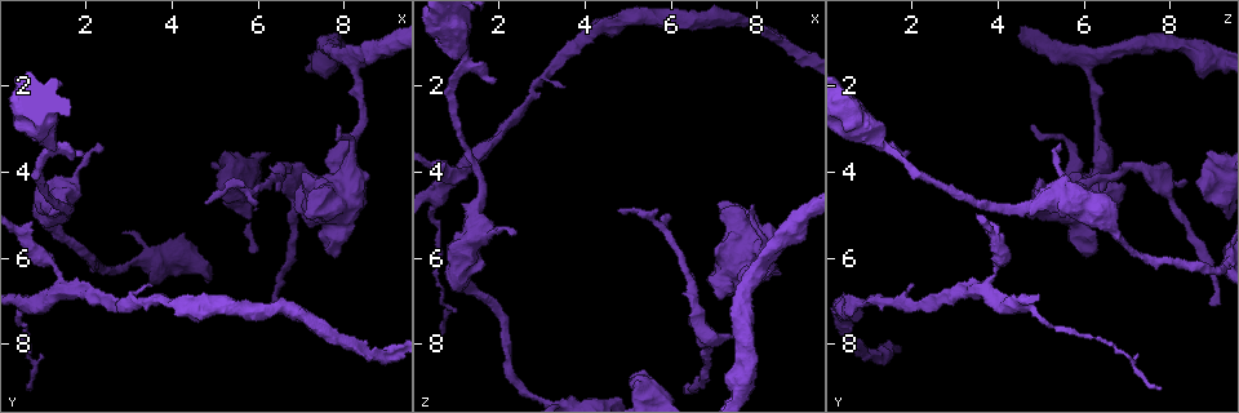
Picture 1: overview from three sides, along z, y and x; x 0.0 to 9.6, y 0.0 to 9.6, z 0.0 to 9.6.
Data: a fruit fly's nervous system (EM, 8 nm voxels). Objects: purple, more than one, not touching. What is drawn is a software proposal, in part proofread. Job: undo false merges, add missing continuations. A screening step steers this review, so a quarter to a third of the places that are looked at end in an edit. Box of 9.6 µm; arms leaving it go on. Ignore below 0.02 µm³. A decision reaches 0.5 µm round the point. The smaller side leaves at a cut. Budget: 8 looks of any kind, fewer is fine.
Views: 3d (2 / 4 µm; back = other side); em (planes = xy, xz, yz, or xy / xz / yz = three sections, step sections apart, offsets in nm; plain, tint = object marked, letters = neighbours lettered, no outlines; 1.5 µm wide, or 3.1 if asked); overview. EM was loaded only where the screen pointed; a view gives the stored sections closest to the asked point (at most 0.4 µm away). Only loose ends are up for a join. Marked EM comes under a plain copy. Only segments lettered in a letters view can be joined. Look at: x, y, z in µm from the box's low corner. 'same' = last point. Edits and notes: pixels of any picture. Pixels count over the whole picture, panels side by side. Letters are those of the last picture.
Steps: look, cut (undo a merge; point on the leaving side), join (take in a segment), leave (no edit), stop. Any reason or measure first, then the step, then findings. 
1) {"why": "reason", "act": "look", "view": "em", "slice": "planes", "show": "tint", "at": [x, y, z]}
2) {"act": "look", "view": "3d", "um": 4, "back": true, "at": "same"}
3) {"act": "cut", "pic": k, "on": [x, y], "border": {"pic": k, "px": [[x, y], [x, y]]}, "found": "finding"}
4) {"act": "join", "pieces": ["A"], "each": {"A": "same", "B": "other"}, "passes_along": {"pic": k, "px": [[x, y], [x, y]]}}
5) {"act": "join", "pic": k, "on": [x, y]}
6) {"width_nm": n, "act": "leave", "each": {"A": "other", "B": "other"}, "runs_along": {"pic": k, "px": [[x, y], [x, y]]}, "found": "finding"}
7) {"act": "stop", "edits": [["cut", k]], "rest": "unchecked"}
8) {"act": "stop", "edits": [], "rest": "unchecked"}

{"why": "free end", "act": "look", "view": "3d", "um": 4, "at": [4.75, 4.70, 4.85]}

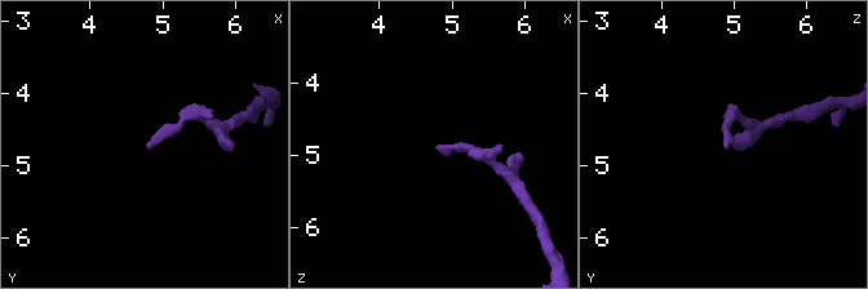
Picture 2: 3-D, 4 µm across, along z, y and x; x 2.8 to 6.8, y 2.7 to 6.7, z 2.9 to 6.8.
{"why": "now the EM", "act": "look", "view": "em", "slice": "planes", "show": "letters", "at": [4.80, 4.75, 4.90]}

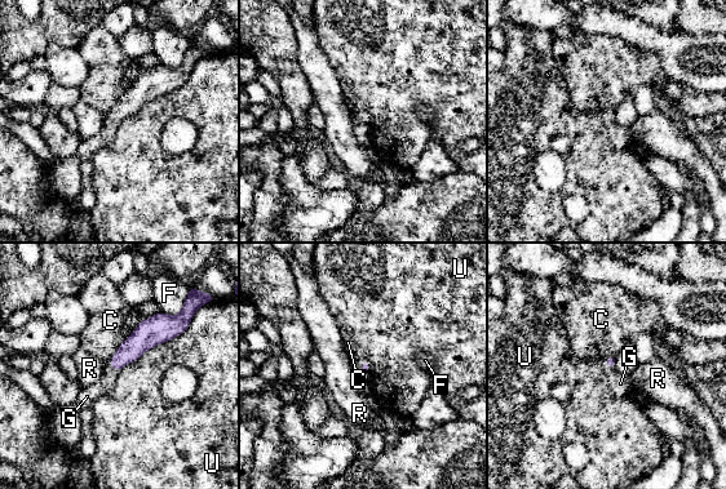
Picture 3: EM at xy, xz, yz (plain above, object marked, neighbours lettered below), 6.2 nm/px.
{"act": "join", "pieces": ["G"], "each": {"C": "other", "F": "other", "G": "same", "R": "other", "U": "other"}, "passes_along": {"pic": 3, "px": [[141, 339], [113, 367], [87, 396]]}, "found": "it goes on there"}

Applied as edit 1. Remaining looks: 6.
{"why": "tapers out", "act": "look", "view": "em", "slice": "yz", "step": 4, "show": "letters", "at": [7.85, 2.90, 4.80]}

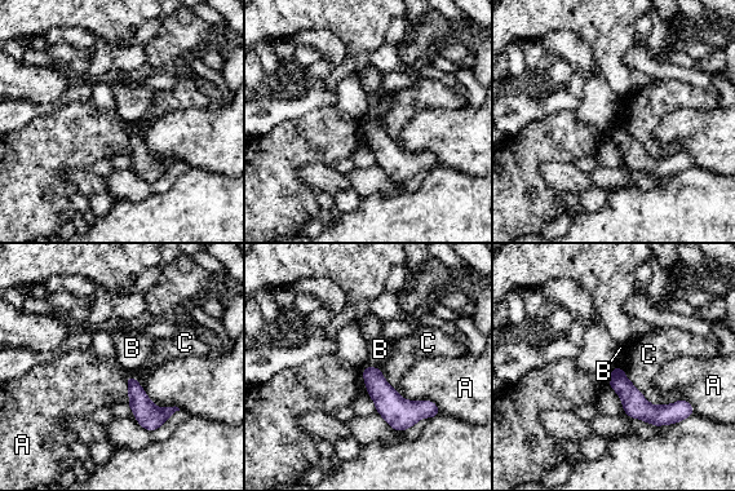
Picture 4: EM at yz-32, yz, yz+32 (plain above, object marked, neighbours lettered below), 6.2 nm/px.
{"longest_contact_nm": ["C", 460], "act": "leave", "each": {"A": "other", "B": "other", "C": "other"}, "border": {"pic": 4, "px": [[127, 377], [158, 407], [180, 410]]}, "found": "no lettered segment goes on from it"}

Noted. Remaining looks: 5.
{"why": "branch stops here", "act": "look", "view": "3d", "um": 2, "at": [3.50, 6.55, 2.00]}

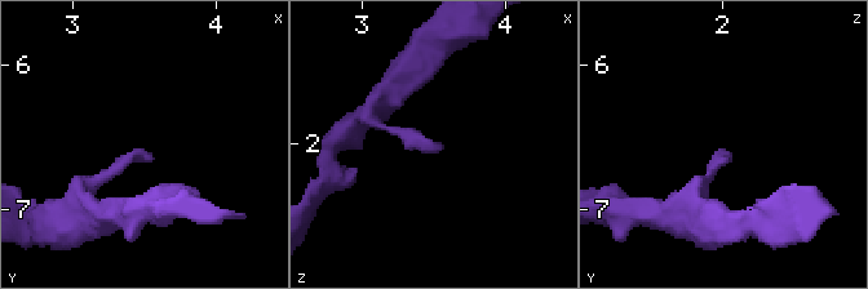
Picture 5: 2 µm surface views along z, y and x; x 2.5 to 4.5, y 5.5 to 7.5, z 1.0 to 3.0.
{"why": "need the tissue", "act": "look", "view": "em", "slice": "xy", "step": 8, "show": "letters", "at": [3.52, 6.60, 2.02]}

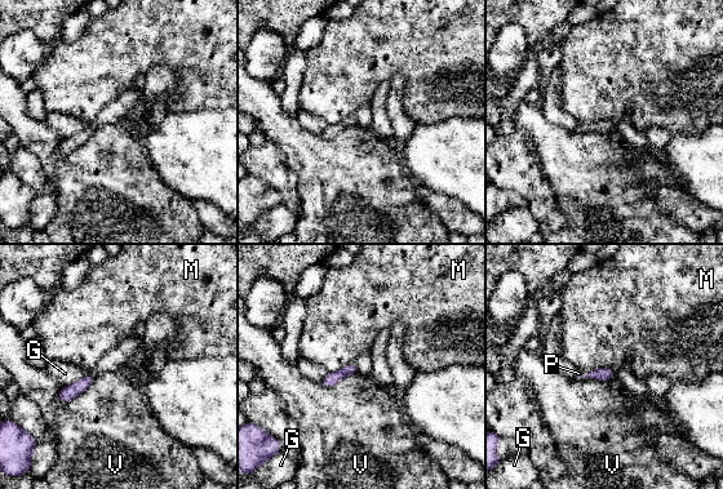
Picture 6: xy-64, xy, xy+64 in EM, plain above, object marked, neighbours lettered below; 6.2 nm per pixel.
{"why": "another direction", "act": "look", "view": "em", "slice": "planes", "show": "letters", "at": "same"}

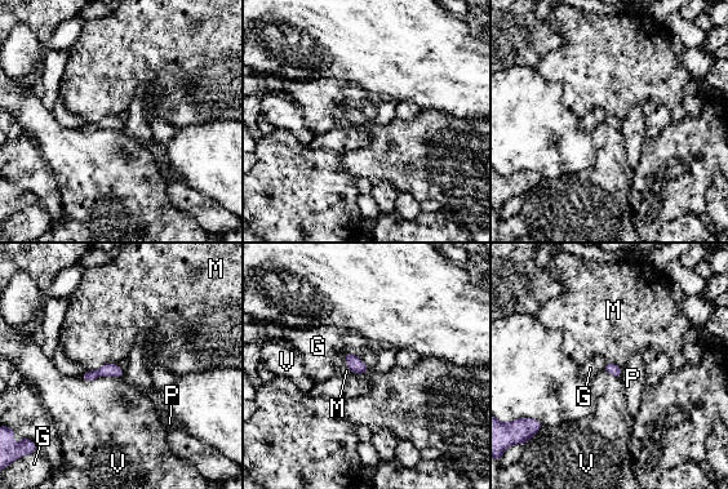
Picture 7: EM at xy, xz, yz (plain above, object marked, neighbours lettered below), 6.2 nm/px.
{"act": "leave", "each": {"G": "other", "M": "other", "P": "other", "V": "other"}, "found": "none of them fits"}

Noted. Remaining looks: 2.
{"act": "stop", "edits": [["join", 3]], "rest": "unchecked"}

